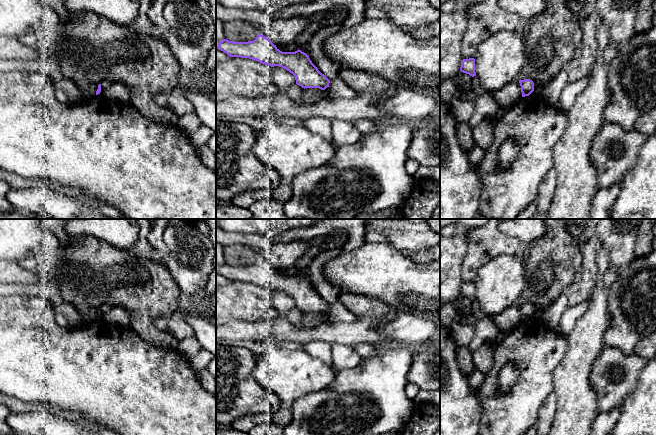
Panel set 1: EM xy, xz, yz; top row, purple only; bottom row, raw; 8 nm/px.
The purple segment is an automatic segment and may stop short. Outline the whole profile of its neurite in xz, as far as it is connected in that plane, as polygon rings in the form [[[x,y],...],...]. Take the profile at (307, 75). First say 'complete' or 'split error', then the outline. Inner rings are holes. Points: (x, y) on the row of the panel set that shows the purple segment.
split error | [[[261,34],[248,42],[223,39],[219,41],[218,49],[230,57],[249,58],[271,67],[282,67],[295,76],[296,84],[302,88],[319,88],[329,98],[335,98],[328,91],[330,80],[318,70],[309,56],[299,49],[295,52],[282,52]]]

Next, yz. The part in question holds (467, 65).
complete | [[[474,58],[463,59],[463,61],[461,62],[460,71],[469,74],[472,77],[476,76],[475,59]]]

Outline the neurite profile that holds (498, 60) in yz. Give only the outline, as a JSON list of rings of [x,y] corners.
[[[519,32],[492,34],[480,44],[474,59],[476,76],[486,92],[495,92],[517,80],[525,63]]]

